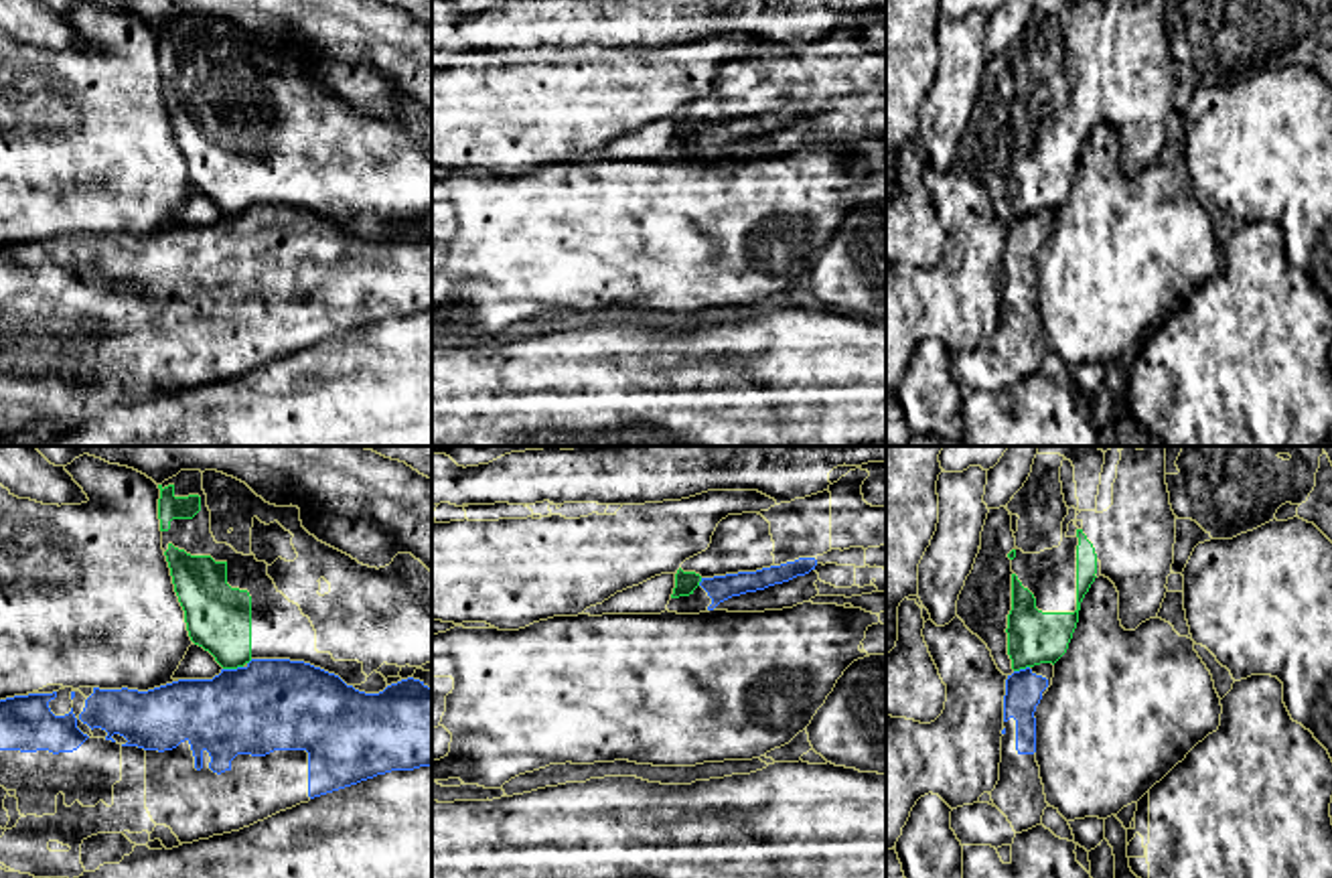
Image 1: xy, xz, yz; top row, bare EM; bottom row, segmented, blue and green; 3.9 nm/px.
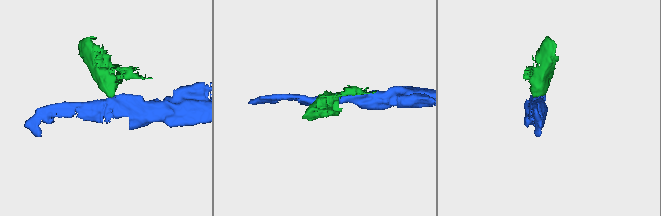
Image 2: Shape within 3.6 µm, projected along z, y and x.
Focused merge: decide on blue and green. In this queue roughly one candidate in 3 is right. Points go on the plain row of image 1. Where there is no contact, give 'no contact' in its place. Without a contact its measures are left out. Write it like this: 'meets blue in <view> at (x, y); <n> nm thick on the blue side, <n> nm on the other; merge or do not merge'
meets blue in xy at (232, 215); 360 nm thick on the blue side, 260 nm on the other; do not merge

